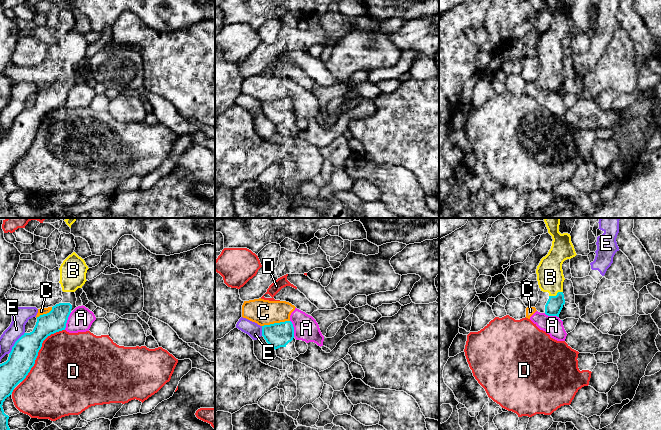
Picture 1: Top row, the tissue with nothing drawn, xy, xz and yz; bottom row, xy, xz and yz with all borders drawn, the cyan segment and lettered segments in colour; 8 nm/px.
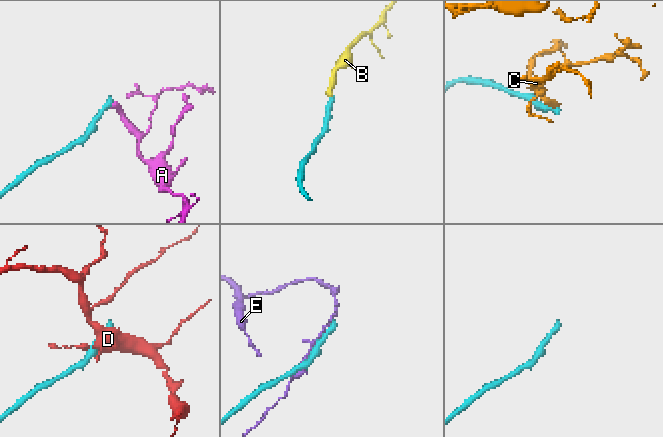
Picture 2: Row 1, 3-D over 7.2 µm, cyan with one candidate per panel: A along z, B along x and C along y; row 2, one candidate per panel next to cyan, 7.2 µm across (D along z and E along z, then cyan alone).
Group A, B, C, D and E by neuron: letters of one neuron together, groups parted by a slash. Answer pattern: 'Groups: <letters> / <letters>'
Groups: A C / B / D / E

